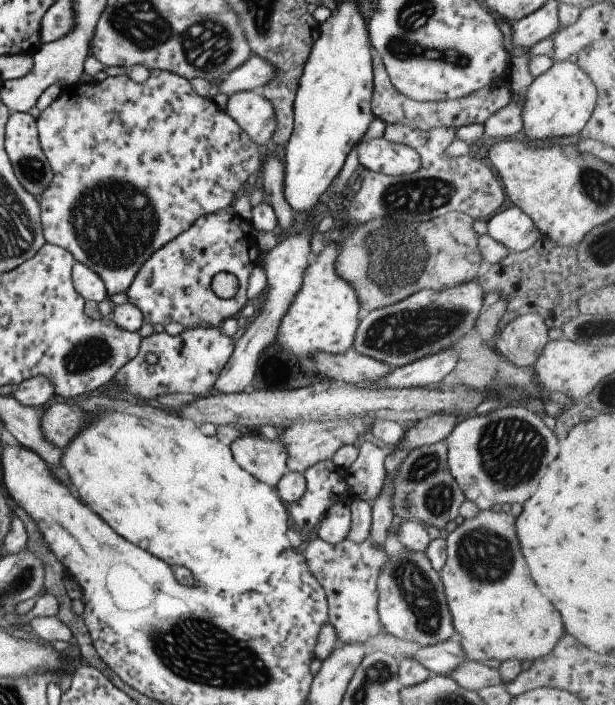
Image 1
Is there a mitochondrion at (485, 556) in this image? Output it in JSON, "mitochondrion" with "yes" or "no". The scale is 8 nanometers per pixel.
{"mitochondrion":"yes"}

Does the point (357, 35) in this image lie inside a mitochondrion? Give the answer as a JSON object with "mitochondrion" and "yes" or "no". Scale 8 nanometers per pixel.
{"mitochondrion":"no"}

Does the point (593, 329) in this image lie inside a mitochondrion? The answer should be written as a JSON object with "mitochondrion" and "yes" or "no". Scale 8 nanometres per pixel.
{"mitochondrion":"yes"}

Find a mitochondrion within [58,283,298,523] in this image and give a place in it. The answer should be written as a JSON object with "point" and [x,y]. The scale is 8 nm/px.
{"point":[84,356]}

